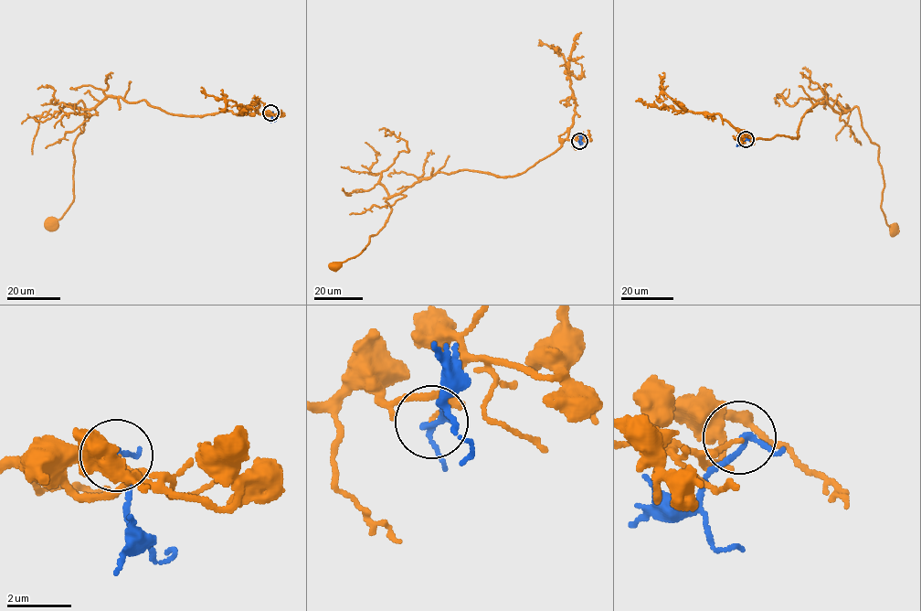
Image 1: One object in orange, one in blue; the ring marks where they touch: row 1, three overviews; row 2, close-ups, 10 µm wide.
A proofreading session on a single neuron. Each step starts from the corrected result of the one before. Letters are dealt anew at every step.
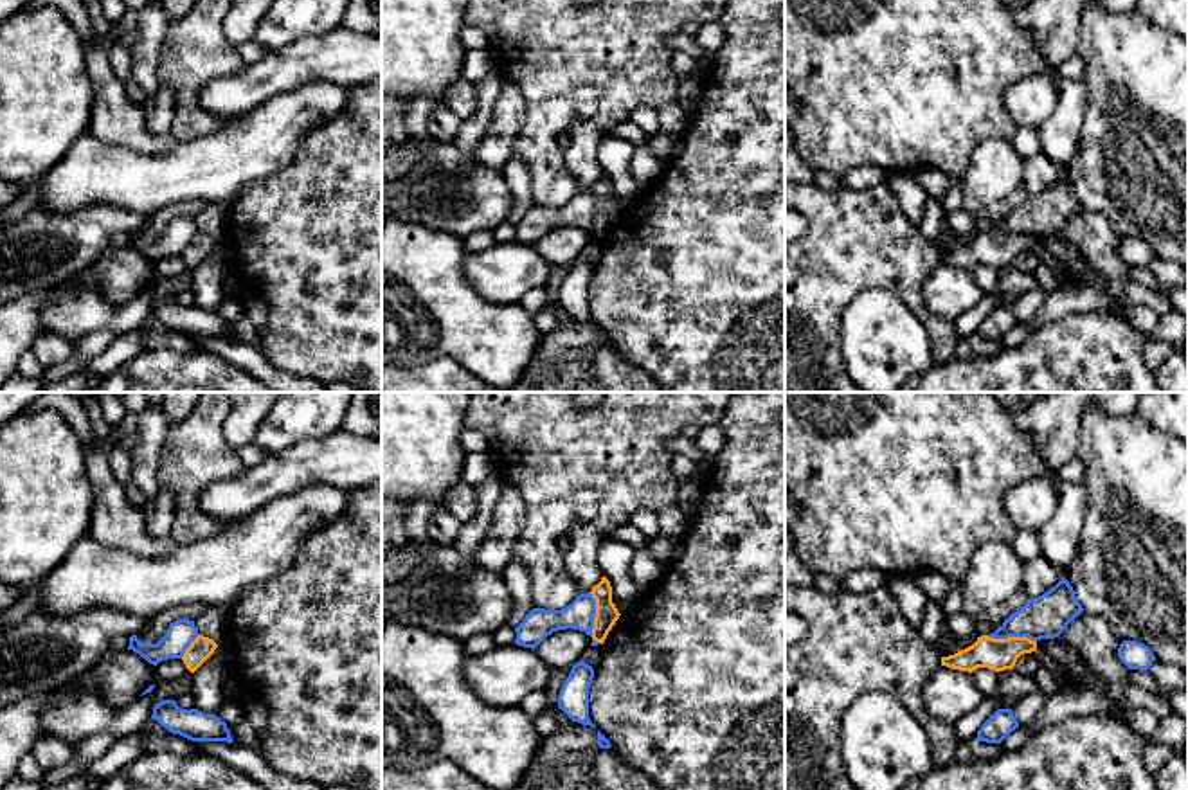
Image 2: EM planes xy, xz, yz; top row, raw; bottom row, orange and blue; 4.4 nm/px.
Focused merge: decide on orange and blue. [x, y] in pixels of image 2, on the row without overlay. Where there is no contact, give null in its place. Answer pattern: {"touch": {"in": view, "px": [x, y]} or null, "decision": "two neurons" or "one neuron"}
{"touch": {"in": "xz", "px": [594, 216]}, "decision": "two neurons"}

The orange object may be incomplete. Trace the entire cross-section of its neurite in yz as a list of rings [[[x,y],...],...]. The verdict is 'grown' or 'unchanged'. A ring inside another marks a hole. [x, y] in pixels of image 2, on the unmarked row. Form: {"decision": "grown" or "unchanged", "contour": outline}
{"decision": "unchanged", "contour": [[[988,232],[949,254],[941,254],[941,263],[972,270],[977,265],[994,268],[1013,266],[1017,256],[1037,247],[1037,239],[1028,234],[992,236]]]}

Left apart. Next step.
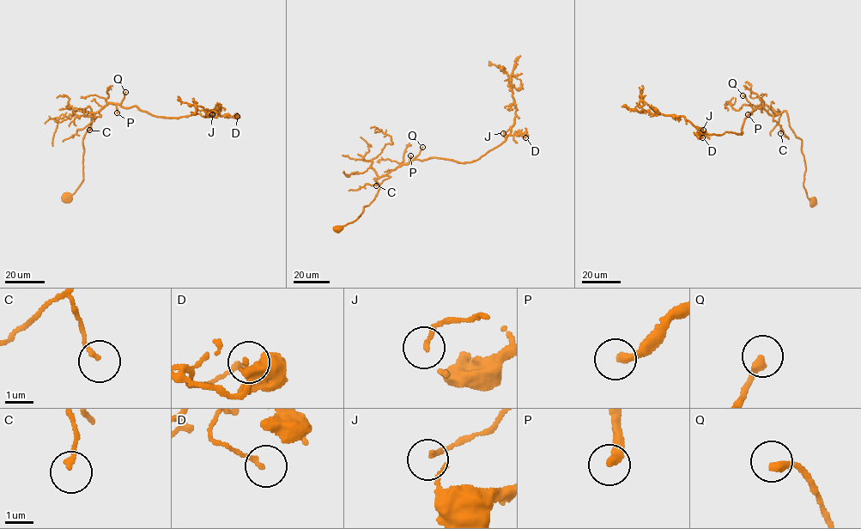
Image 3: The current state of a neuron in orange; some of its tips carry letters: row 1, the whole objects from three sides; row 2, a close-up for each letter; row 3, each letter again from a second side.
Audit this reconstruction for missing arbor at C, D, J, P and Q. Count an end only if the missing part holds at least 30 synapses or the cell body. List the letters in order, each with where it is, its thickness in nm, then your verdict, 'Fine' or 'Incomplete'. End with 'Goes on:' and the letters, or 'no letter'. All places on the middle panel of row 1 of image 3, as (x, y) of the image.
C: Place: (376, 185). Thickness 140 nm. Fine
D: Place: (525, 137). Thickness 160 nm. Fine
J: Place: (503, 133). Thickness 110 nm. Fine
P: Place: (410, 155). Thickness 300 nm. Incomplete
Q: Place: (422, 147). Thickness 280 nm. Fine
Goes on: P

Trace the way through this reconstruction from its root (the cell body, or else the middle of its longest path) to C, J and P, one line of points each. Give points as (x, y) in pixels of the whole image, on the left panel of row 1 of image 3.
C: (66, 197), (83, 178), (82, 139), (92, 122), (88, 106), (86, 111), (100, 116), (87, 124), (89, 130)
J: (66, 197), (83, 178), (87, 106), (95, 112), (109, 103), (136, 106), (166, 118), (212, 114)
P: (66, 197), (83, 178), (82, 139), (92, 122), (91, 108), (85, 109), (95, 112), (114, 104), (117, 112)

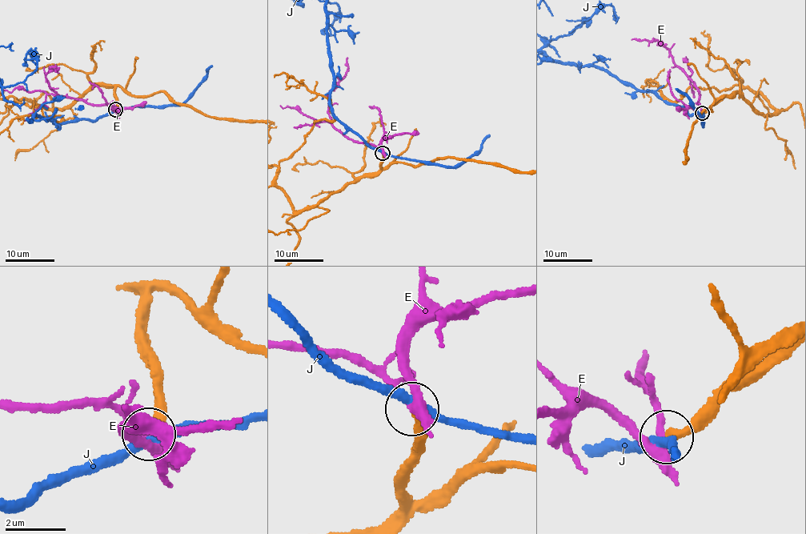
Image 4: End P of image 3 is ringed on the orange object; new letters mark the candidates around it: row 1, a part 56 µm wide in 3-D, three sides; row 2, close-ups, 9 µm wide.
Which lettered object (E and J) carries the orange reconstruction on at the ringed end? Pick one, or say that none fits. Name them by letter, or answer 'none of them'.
none of them

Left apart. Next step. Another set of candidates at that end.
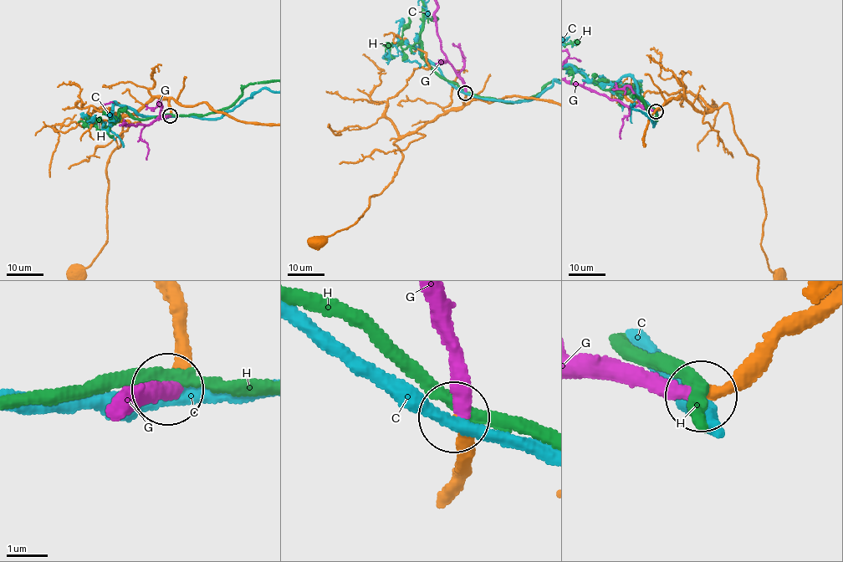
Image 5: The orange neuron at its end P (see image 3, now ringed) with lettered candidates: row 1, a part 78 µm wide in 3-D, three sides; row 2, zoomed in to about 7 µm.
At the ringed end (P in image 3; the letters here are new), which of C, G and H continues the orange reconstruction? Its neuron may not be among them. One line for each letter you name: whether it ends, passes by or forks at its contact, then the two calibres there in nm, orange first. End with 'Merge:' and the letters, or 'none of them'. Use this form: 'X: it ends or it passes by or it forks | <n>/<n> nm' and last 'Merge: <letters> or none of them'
G: it ends | 320/360 nm
Merge: G

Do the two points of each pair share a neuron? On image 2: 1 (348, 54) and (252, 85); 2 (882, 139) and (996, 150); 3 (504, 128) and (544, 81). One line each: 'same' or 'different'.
1: same
2: different
3: different

